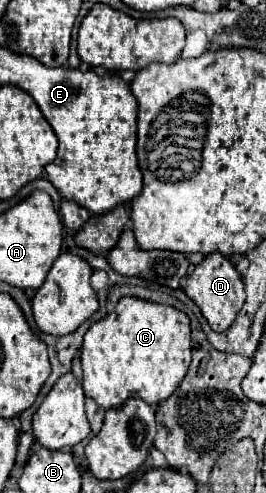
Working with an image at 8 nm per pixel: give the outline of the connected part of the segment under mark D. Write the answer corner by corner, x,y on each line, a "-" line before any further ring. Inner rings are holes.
210,253
204,257
204,261
200,265
194,267
192,275
186,281
184,287
186,295
200,307
202,315
206,317
206,321
210,323
210,327
214,331
224,331
232,325
232,321
236,319
238,311
244,305
244,283
242,283
242,275
236,271
236,267
220,253

